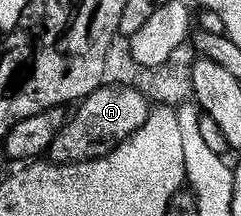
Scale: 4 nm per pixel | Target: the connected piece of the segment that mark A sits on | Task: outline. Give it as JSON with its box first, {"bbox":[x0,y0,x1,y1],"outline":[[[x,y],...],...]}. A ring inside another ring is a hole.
{"bbox":[49,84,149,164],"outline":[[[104,84],[98,86],[92,94],[82,99],[74,107],[74,110],[75,115],[72,113],[66,119],[64,126],[57,132],[57,136],[51,144],[49,149],[50,161],[66,164],[68,162],[88,162],[94,158],[105,156],[113,148],[122,144],[133,132],[137,132],[137,128],[141,128],[141,124],[145,124],[149,113],[149,100],[140,90],[134,90],[131,86]]]}

